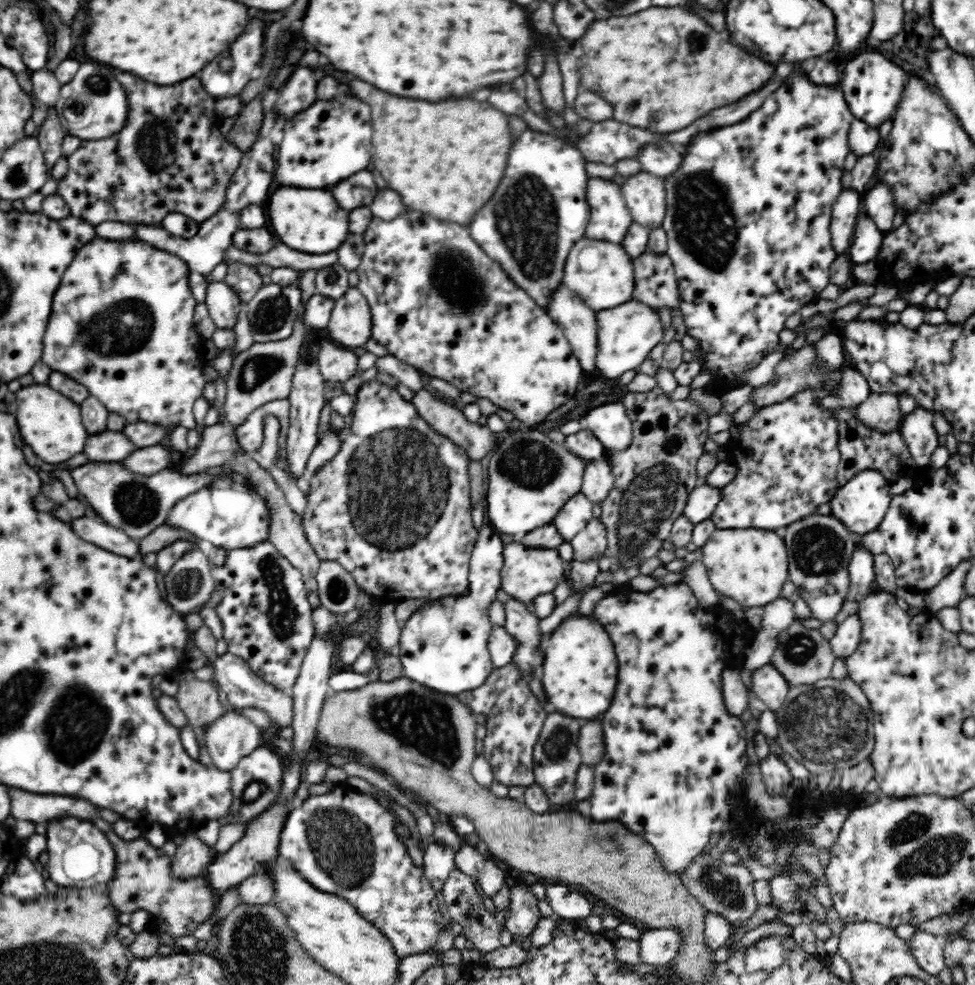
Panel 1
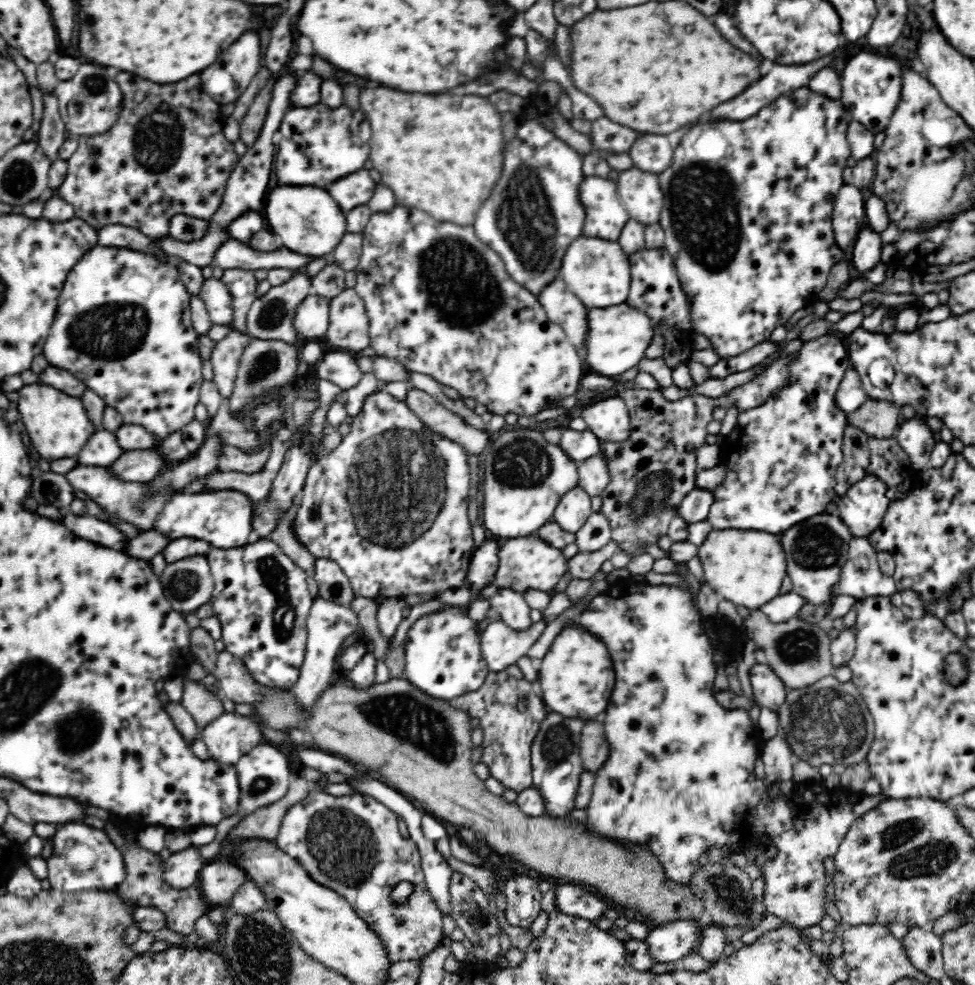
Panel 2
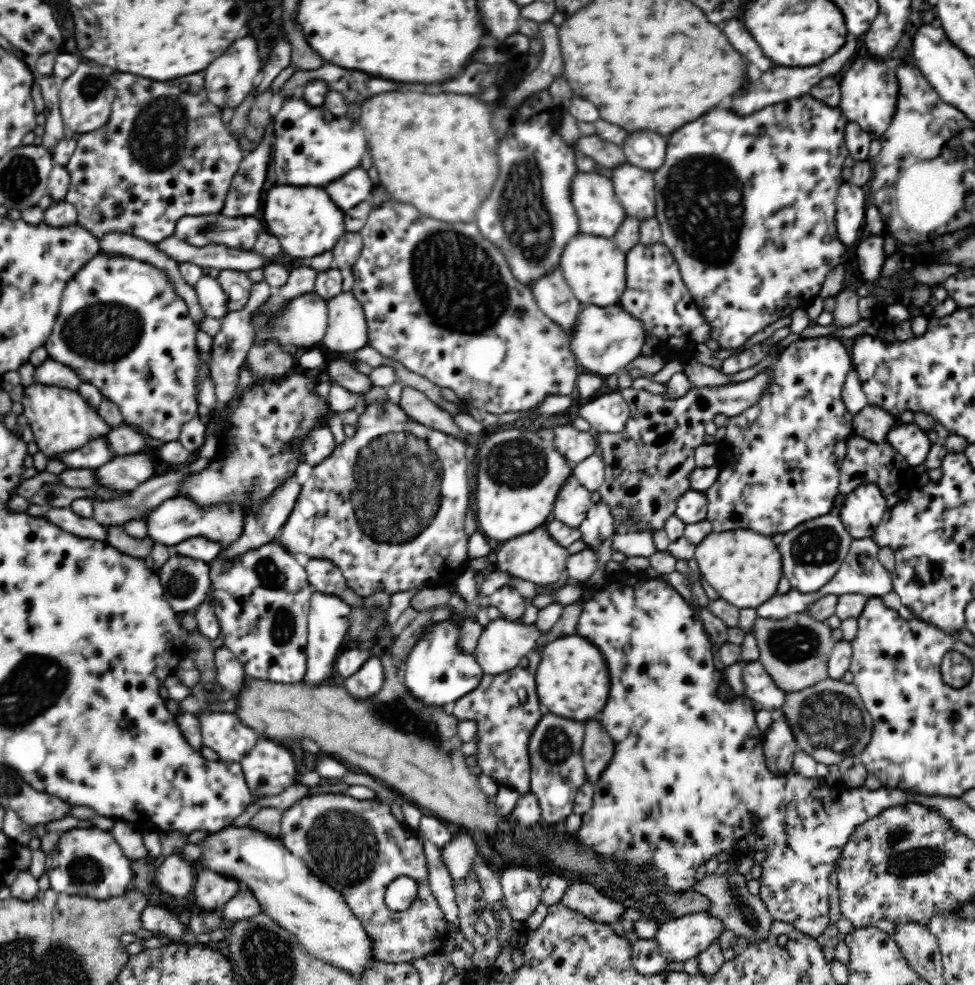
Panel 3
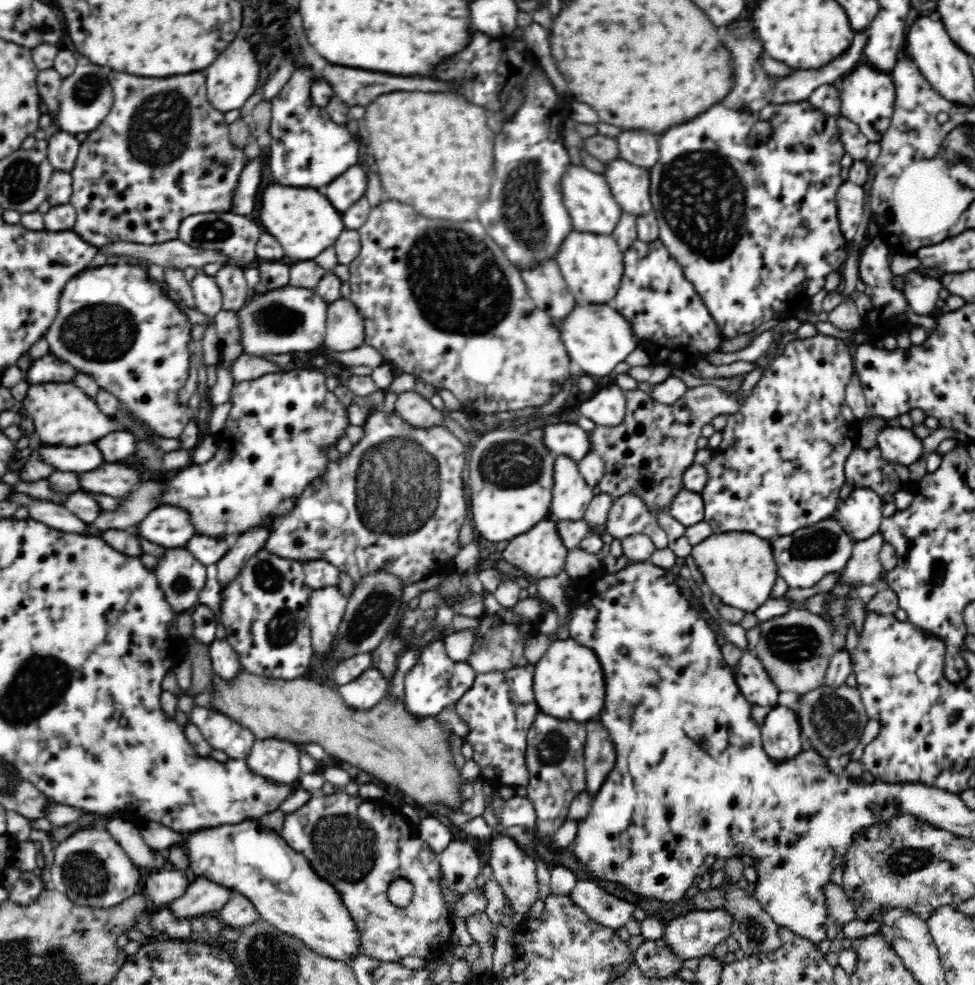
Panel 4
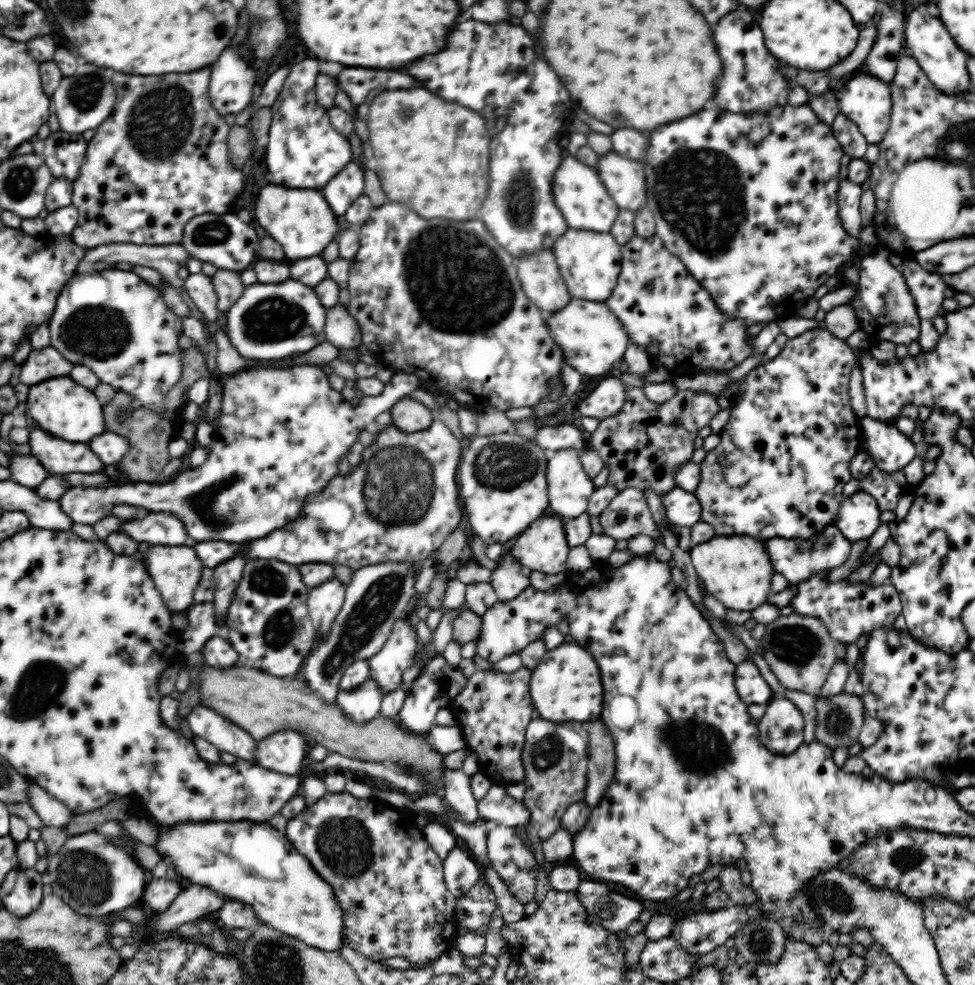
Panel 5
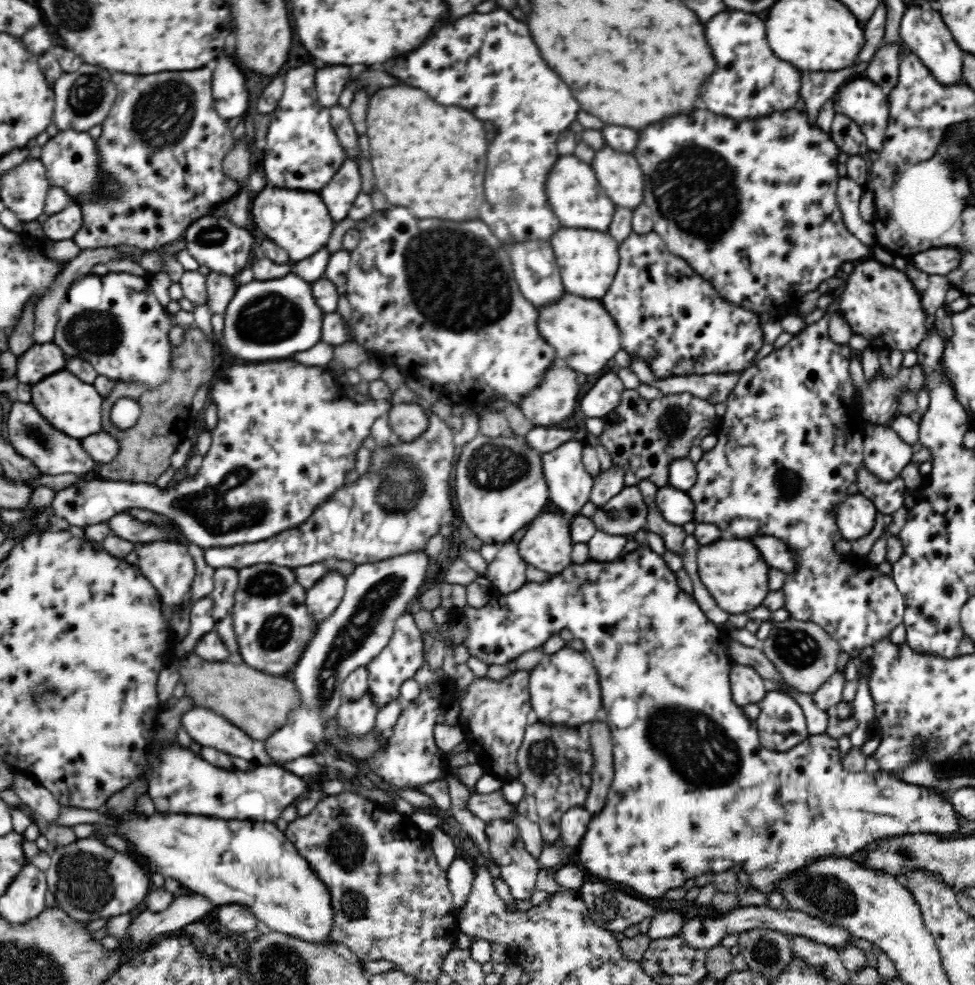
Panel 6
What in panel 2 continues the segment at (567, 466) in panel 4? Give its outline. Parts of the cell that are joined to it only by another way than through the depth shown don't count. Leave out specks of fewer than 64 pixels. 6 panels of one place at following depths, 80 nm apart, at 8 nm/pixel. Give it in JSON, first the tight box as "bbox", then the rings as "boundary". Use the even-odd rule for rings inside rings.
{"bbox":[552,484,592,535],"boundary":[[[579,484],[576,485],[560,499],[554,511],[552,522],[558,523],[560,528],[574,535],[592,514],[591,500],[592,497]]]}

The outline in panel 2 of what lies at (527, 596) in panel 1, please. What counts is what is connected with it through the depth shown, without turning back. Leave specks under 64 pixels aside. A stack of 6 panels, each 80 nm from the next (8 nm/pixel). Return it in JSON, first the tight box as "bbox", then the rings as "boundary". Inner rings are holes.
{"bbox":[493,535,569,596],"boundary":[[[528,535],[501,541],[499,567],[493,582],[494,589],[508,589],[525,596],[530,589],[550,592],[560,582],[566,571],[569,570],[568,559],[558,548],[553,548],[546,541]]]}

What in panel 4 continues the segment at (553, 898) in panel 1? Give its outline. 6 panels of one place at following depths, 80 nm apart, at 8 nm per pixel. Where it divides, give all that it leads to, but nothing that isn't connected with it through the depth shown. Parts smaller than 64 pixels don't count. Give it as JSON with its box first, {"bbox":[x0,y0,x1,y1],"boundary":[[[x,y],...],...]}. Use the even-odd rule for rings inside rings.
{"bbox":[568,880,636,930],"boundary":[[[589,880],[578,881],[568,896],[591,919],[614,930],[622,928],[636,908],[636,905],[606,893],[598,883]]]}

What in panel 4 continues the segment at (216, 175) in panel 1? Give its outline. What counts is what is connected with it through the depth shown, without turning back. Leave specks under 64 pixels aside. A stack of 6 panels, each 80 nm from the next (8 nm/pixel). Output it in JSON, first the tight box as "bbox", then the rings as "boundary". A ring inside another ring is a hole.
{"bbox":[69,72,247,248],"boundary":[[[110,72],[108,80],[110,80],[112,90],[114,90],[114,104],[106,118],[80,142],[74,168],[69,172],[73,178],[69,203],[77,210],[77,221],[73,231],[99,248],[110,242],[118,241],[155,245],[177,238],[178,226],[186,216],[209,212],[228,212],[230,204],[232,204],[238,176],[240,176],[247,158],[242,148],[232,144],[229,125],[225,122],[224,113],[216,110],[207,99],[206,76],[202,72],[192,72],[186,76],[170,76],[170,78],[162,78],[162,80],[156,80],[156,78],[150,80],[150,78],[142,78],[142,76]]]}

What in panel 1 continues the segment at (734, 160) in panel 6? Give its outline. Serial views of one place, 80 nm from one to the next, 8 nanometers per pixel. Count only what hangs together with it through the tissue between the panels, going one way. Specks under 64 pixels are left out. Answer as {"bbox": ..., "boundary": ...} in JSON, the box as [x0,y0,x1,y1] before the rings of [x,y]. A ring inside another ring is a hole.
{"bbox":[664,74,855,400],"boundary":[[[790,74],[784,84],[780,84],[760,108],[748,114],[744,120],[726,128],[712,130],[708,134],[697,134],[687,146],[684,160],[680,168],[665,178],[666,189],[666,214],[664,217],[664,230],[668,239],[666,254],[672,261],[677,277],[680,305],[684,324],[687,325],[687,334],[699,341],[698,349],[692,350],[693,361],[682,363],[673,375],[679,386],[688,386],[701,372],[710,371],[714,378],[708,380],[706,390],[714,394],[720,400],[730,389],[738,388],[748,382],[742,380],[744,374],[757,367],[762,359],[775,352],[781,346],[780,333],[786,328],[786,321],[790,315],[808,306],[809,303],[818,303],[821,292],[830,283],[830,266],[834,263],[836,253],[830,243],[831,210],[836,197],[842,192],[842,172],[844,172],[844,158],[850,154],[848,133],[852,121],[855,119],[853,112],[846,102],[840,84],[814,84],[810,82],[808,74]]]}

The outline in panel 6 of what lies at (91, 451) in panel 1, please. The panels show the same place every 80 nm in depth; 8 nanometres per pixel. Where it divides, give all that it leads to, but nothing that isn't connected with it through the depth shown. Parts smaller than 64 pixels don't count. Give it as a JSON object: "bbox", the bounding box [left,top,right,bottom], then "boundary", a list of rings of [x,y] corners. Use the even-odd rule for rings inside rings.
{"bbox":[7,401,99,476],"boundary":[[[16,401],[7,416],[11,445],[25,460],[31,460],[41,474],[56,476],[61,474],[84,474],[99,465],[86,450],[80,439],[74,439],[52,427],[30,403]]]}

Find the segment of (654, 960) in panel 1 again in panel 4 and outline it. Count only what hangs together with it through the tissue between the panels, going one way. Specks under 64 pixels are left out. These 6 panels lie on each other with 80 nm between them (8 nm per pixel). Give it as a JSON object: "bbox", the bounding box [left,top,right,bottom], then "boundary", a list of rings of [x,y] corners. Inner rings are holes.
{"bbox":[664,909,732,959],"boundary":[[[722,909],[690,910],[665,923],[664,942],[680,959],[701,958],[730,937],[732,917]]]}

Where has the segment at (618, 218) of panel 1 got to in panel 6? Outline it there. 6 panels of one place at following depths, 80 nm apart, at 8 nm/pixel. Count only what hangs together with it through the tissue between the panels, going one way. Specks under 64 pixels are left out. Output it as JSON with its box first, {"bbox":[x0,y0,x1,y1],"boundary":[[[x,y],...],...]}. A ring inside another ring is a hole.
{"bbox":[546,154,616,232],"boundary":[[[574,154],[559,156],[546,179],[547,203],[560,219],[563,227],[590,228],[590,230],[608,232],[616,206],[612,204],[613,200],[606,196],[606,192],[602,192],[602,186],[598,184],[594,169],[590,166]]]}

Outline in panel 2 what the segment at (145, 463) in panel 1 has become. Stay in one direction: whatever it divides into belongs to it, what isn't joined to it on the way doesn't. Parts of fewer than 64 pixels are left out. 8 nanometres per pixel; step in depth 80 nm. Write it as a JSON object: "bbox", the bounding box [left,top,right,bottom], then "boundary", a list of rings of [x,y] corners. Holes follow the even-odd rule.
{"bbox":[109,446,165,482],"boundary":[[[155,446],[150,449],[126,451],[109,468],[122,480],[146,482],[146,480],[153,480],[165,470],[164,459]]]}

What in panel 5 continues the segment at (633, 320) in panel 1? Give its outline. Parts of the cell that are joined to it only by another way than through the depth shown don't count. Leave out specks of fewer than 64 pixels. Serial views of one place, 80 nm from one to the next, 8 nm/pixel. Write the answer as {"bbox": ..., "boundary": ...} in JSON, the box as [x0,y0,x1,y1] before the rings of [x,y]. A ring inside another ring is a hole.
{"bbox":[546,299,631,377],"boundary":[[[572,299],[562,312],[546,315],[546,319],[554,341],[563,350],[565,364],[574,367],[584,377],[586,374],[590,376],[611,374],[612,364],[622,360],[631,344],[624,324],[605,302]]]}

